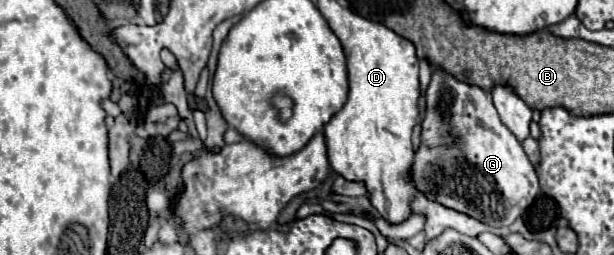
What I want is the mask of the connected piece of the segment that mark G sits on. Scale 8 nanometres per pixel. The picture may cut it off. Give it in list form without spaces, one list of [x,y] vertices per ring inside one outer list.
[[[436,66],[432,70],[432,80],[424,96],[426,96],[426,112],[420,124],[422,138],[410,168],[410,178],[416,190],[422,192],[428,200],[438,202],[450,210],[462,212],[470,218],[476,218],[488,226],[494,228],[510,226],[534,202],[540,188],[532,162],[524,154],[516,136],[500,122],[498,112],[490,100],[490,94],[480,86],[456,80],[450,72]]]

